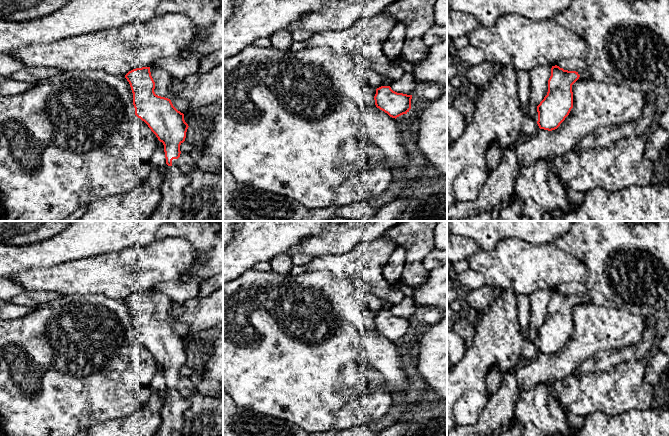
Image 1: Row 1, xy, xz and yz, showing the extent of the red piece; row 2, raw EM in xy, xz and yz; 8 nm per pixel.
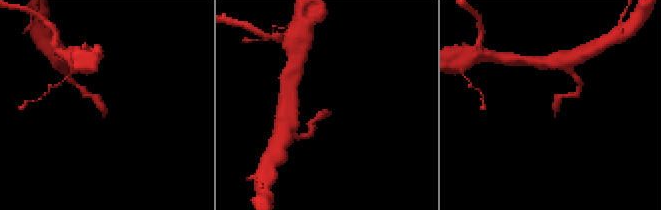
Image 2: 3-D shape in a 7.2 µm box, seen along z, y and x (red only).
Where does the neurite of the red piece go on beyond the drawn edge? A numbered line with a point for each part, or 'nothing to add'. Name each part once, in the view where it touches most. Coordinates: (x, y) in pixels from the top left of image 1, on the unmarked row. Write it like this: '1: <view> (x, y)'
nothing to add

